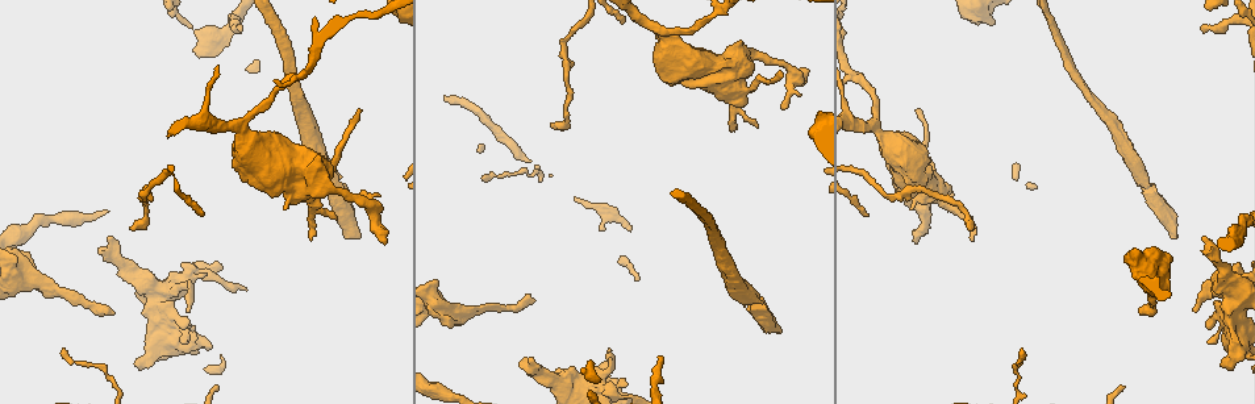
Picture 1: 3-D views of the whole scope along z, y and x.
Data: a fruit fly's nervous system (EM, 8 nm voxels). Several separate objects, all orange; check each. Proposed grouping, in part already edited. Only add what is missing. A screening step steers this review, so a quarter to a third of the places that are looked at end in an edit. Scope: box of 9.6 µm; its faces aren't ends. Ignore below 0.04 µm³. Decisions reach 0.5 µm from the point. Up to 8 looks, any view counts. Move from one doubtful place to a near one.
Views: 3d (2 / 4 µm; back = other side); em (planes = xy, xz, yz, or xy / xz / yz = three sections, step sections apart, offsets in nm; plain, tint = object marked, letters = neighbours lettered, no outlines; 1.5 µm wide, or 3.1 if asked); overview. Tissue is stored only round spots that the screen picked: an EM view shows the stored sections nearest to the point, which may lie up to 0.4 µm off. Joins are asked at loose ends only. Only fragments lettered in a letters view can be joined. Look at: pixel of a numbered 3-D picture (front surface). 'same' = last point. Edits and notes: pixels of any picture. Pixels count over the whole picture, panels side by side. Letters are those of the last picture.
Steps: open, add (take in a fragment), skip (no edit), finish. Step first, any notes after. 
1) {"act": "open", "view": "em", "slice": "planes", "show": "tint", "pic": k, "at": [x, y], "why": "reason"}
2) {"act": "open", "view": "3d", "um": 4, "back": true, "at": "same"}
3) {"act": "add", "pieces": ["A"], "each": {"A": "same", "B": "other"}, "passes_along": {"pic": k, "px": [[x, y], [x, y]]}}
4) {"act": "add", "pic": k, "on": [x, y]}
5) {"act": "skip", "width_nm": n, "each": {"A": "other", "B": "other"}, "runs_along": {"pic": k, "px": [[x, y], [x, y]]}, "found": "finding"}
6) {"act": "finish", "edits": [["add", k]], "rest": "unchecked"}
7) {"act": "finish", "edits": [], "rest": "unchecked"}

{"act": "open", "view": "em", "slice": "planes", "show": "letters", "pic": 1, "at": [532, 359], "why": "branch stops here"}

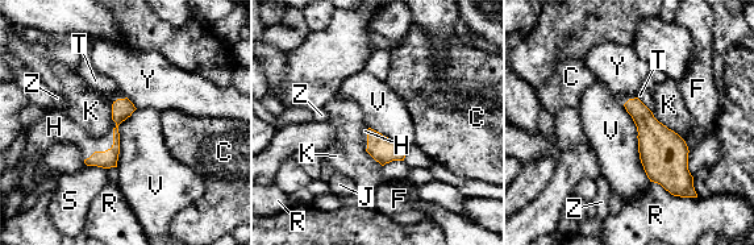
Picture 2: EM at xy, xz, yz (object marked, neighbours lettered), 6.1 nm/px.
{"act": "add", "pieces": ["H"], "width_nm": 130, "each": {"C": "other", "F": "other", "H": "same", "J": "other", "K": "other", "R": "other", "S": "other", "T": "other", "V": "other", "Y": "other", "Z": "other"}, "found": "the neuron continues"}

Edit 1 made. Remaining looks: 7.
{"act": "open", "view": "em", "slice": "yz", "step": 8, "show": "plain", "pic": 1, "at": [1144, 313], "why": "tapers out"}

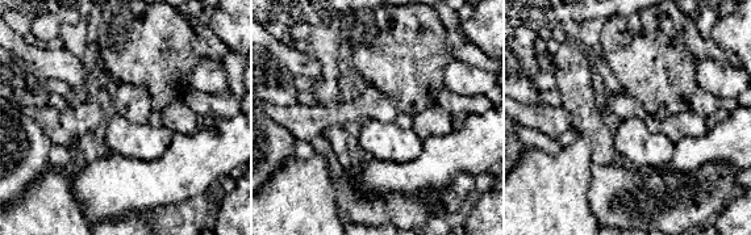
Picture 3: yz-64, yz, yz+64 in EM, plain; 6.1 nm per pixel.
{"act": "open", "view": "em", "slice": "yz", "step": 8, "show": "letters", "at": "same", "why": "what lies round it"}

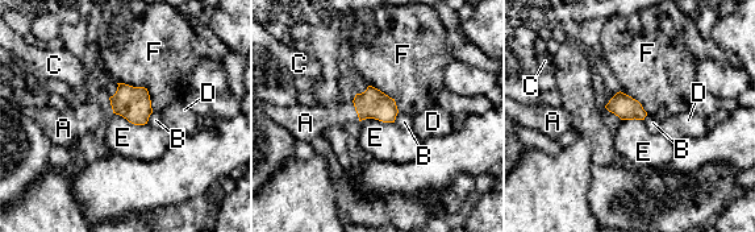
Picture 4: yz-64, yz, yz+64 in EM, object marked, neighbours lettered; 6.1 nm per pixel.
{"act": "add", "pieces": ["A"], "width_nm": 150, "each": {"A": "same", "B": "other", "C": "other", "D": "other", "E": "other", "F": "other"}, "found": "the neuron continues"}

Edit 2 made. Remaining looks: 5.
{"act": "open", "view": "em", "slice": "planes", "show": "letters", "pic": 1, "at": [972, 217]}

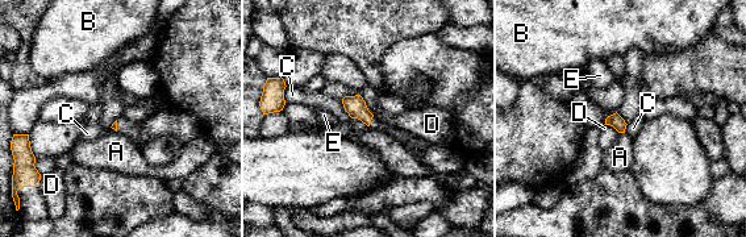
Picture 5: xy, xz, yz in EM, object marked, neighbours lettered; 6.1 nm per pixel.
{"act": "skip", "each": {"A": "other", "B": "other", "C": "other", "D": "other", "E": "other"}, "border": {"pic": 5, "px": [[341, 100], [345, 111], [351, 117]]}, "found": "none of them fits"}

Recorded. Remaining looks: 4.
{"act": "finish", "edits": [["add", 2], ["add", 4]], "rest": "unchecked"}

